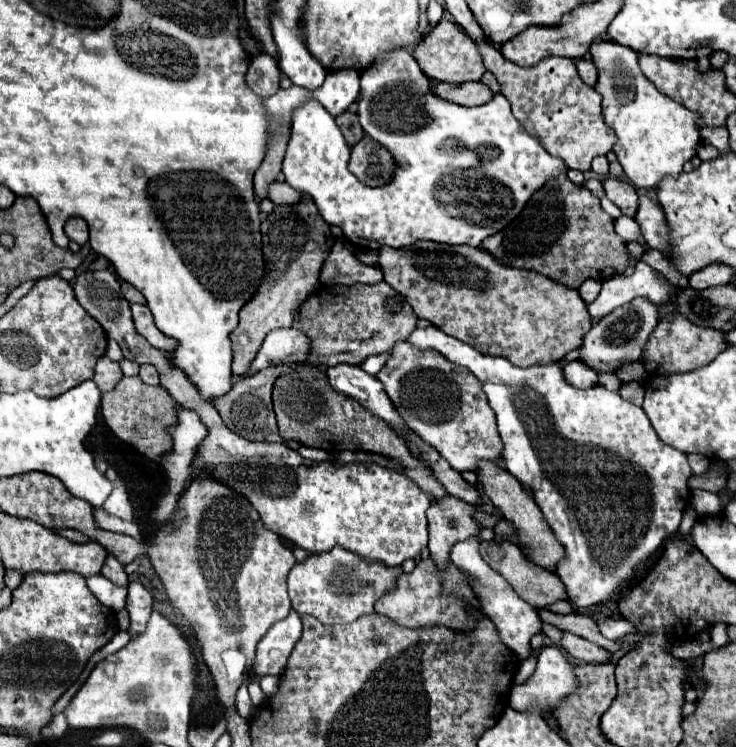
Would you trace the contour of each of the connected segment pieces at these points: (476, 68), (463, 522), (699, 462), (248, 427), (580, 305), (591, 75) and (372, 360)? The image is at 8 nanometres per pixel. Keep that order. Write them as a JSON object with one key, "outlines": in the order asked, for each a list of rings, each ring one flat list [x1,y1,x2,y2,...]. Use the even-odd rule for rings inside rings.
{"outlines":[[[442,18,434,28,430,28,430,32,424,36,422,44,416,46,416,50,412,54,416,56,424,74,428,74,436,82,460,84,460,82,468,82,468,80,480,80,482,74,486,72,482,54,476,48,476,42,468,34,464,34,464,30,458,24,454,24,446,18]],[[448,496,448,500,436,500,428,510,428,550,440,570,450,560,450,550,456,542,476,536,480,524,472,520,474,508]],[[688,454,688,462,690,462,690,468,692,468,692,474,702,474,710,468,708,458,704,458,702,454]],[[290,364,290,366,272,366,272,368,266,368,266,370,260,370,256,372,254,376,250,378,240,378,240,380,234,380,232,384,232,390,224,396,218,396,214,398,214,406,216,410,220,412,224,424,234,430,238,436,246,438,246,440,256,440,256,442,280,442,280,434,278,434,278,428,276,428,276,418,274,418,274,410,272,410,272,386,274,386,274,380,292,370,294,366,298,364],[232,406,234,406,234,422,232,422]],[[418,242,404,248,382,246,378,250,378,264,384,272,384,280,408,300,418,318,430,320,434,326,442,328,444,334,470,344,478,352,502,356,514,366,558,362,568,352,576,350,582,344,584,334,592,328,590,314,584,300,580,300,578,290,564,288,536,272,504,266,480,248,446,246,436,242]],[[580,58,580,60,576,60,576,68,578,68,580,78,582,78,588,86,596,86,596,82,598,82,598,70,596,70,596,66,594,66,592,60]],[[376,354,376,356,368,356,368,358,366,358,366,360,360,364,360,368,362,368,364,372,368,372,368,374,378,374,378,372,380,372,380,368,384,366,386,358,388,358,388,354]]]}

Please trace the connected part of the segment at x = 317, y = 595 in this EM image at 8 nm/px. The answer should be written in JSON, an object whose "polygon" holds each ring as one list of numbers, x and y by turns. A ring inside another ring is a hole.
{"polygon":[[340,546,320,556,308,556,302,564,296,564,288,574,288,594,292,608,298,614,310,614,322,624,348,624,358,616,374,612,374,602,386,590,394,588,402,568,388,568,380,562,368,562]]}

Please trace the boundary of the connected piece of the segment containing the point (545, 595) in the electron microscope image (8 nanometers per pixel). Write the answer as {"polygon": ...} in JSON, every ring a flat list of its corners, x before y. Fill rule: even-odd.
{"polygon":[[480,542,480,548,482,548,482,558,496,570,500,572,510,584,512,588,518,592,520,598,524,598,528,604,532,604,534,608,542,608,542,606,550,606,558,600,568,600,568,592,566,592,566,586,564,582,558,578,558,574,554,572,548,572,536,564,532,564,516,544,512,542,500,542,494,544,494,542]]}

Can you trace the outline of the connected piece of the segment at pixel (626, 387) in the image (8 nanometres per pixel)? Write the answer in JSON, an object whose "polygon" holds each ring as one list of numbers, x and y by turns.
{"polygon":[[628,382,628,384,622,384,622,388,618,390,620,396,624,396,626,400,634,402,634,404,642,404,642,398,644,398,644,388,640,382]]}

